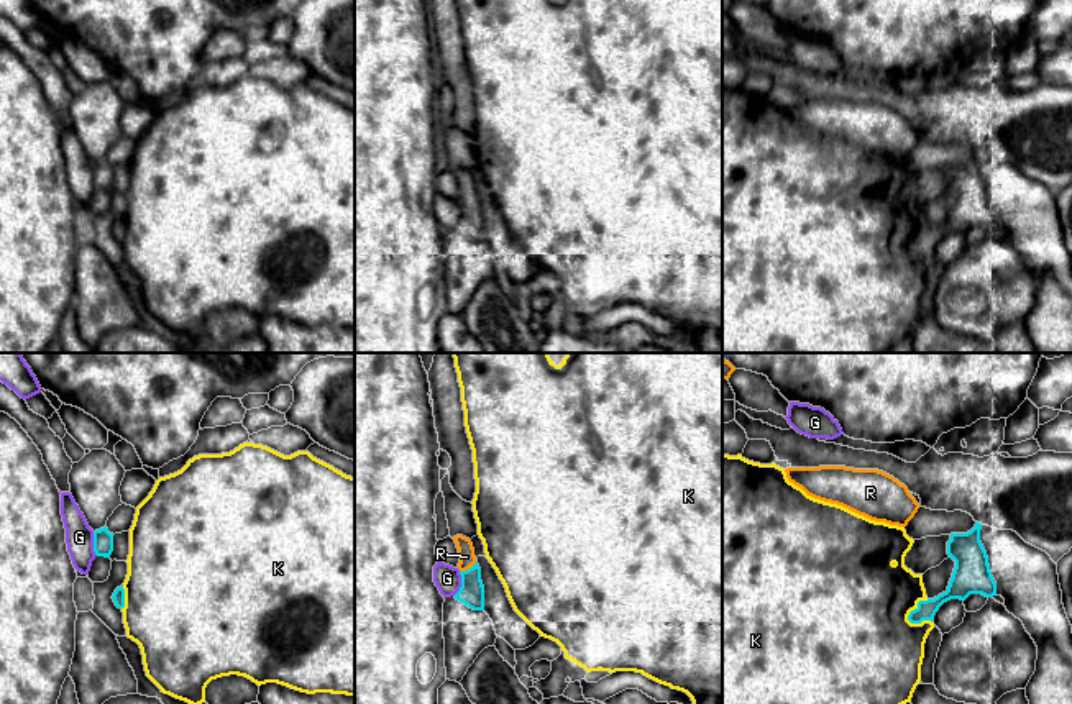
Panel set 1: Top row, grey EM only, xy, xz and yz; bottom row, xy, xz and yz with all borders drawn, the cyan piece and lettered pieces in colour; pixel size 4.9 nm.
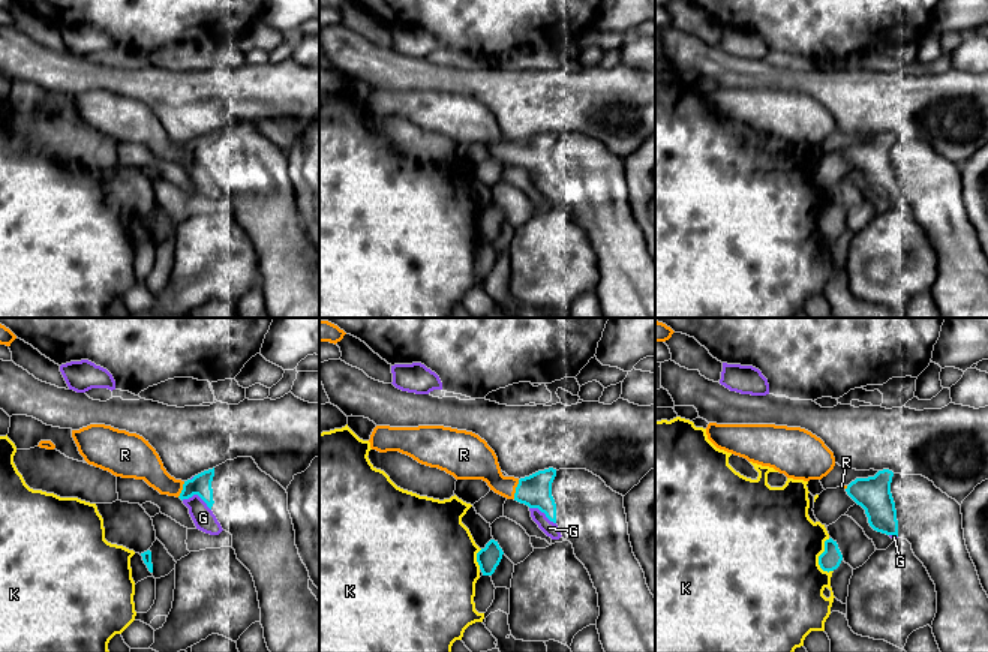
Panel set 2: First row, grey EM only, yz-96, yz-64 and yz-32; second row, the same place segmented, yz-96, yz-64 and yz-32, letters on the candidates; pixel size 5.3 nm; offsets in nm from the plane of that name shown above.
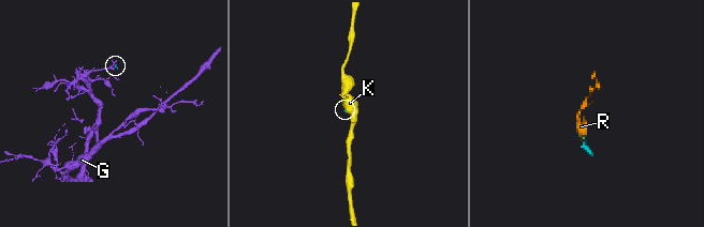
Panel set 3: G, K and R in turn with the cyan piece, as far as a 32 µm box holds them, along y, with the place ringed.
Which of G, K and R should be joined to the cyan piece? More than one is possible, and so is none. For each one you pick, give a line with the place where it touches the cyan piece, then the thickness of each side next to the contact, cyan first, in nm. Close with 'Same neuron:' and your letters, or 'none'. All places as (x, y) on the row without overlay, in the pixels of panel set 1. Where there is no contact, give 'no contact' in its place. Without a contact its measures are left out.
R: contact xz (467, 202); calibres 130 and 80 nm
Same neuron: R

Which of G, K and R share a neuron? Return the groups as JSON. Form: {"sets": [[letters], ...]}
{"sets": [["G"], ["K"], ["R"]]}

